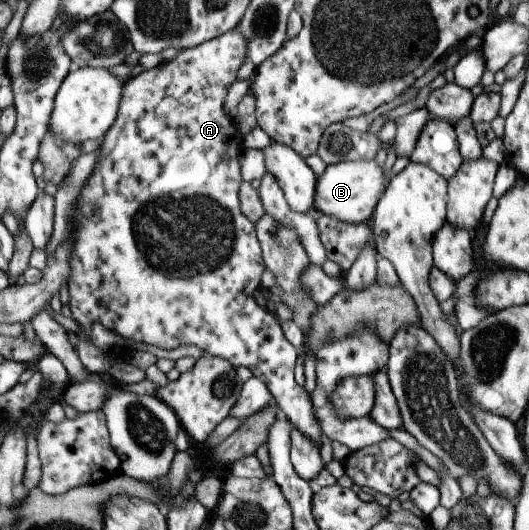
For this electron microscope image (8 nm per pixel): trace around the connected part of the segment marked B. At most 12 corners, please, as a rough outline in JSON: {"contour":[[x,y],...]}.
{"contour":[[373,160],[328,165],[314,208],[368,223],[384,190]]}

